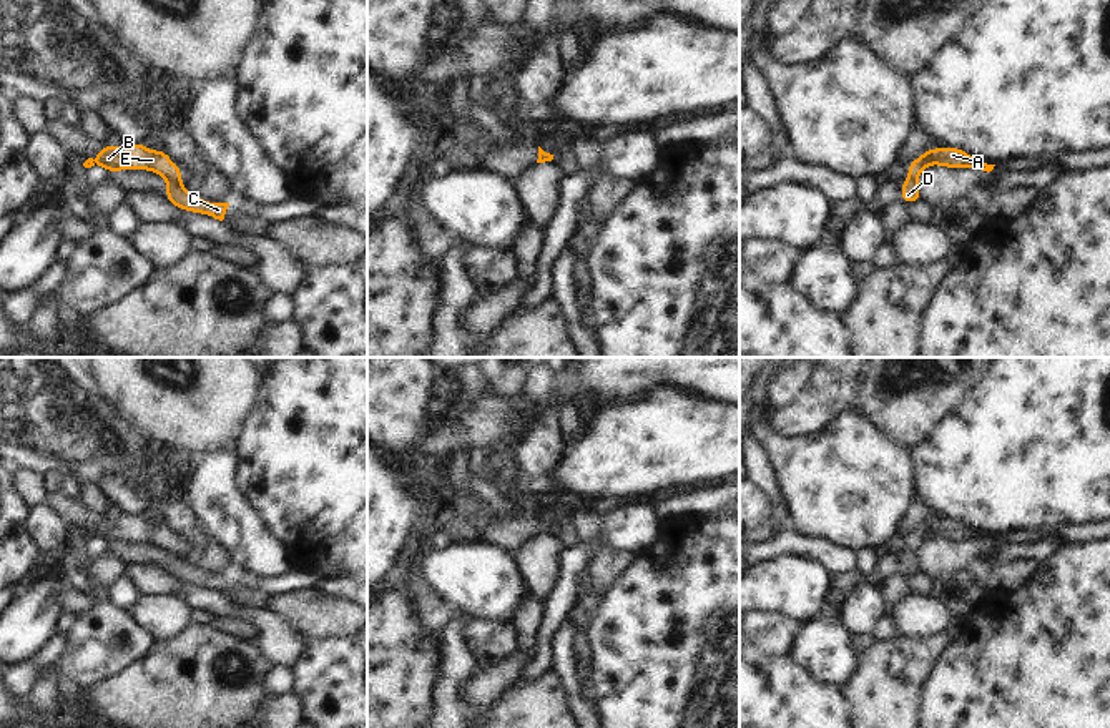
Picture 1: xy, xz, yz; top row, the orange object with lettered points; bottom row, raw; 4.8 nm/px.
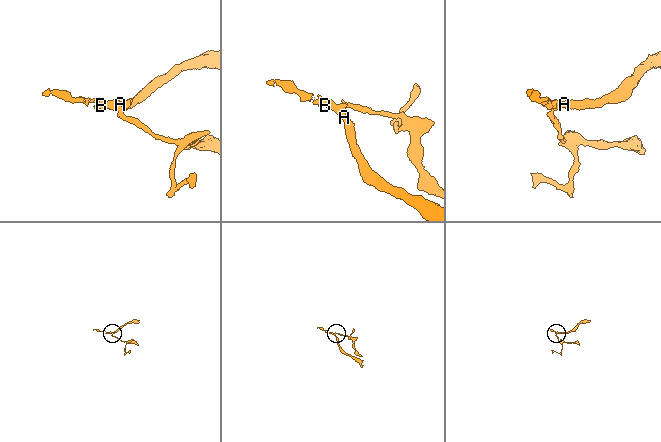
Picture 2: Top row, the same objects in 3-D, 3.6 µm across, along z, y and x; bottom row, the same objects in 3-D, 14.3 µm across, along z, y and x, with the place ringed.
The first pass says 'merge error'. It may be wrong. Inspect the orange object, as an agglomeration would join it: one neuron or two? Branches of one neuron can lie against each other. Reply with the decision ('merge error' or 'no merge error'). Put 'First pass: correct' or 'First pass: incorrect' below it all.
merge error
First pass: correct

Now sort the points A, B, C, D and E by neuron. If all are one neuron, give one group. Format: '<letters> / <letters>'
A B E / C D

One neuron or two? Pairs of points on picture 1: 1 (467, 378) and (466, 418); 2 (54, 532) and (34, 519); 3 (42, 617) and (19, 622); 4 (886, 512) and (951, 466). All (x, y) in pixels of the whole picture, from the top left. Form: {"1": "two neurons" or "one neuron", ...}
{"1": "two neurons", "2": "one neuron", "3": "one neuron", "4": "two neurons"}

